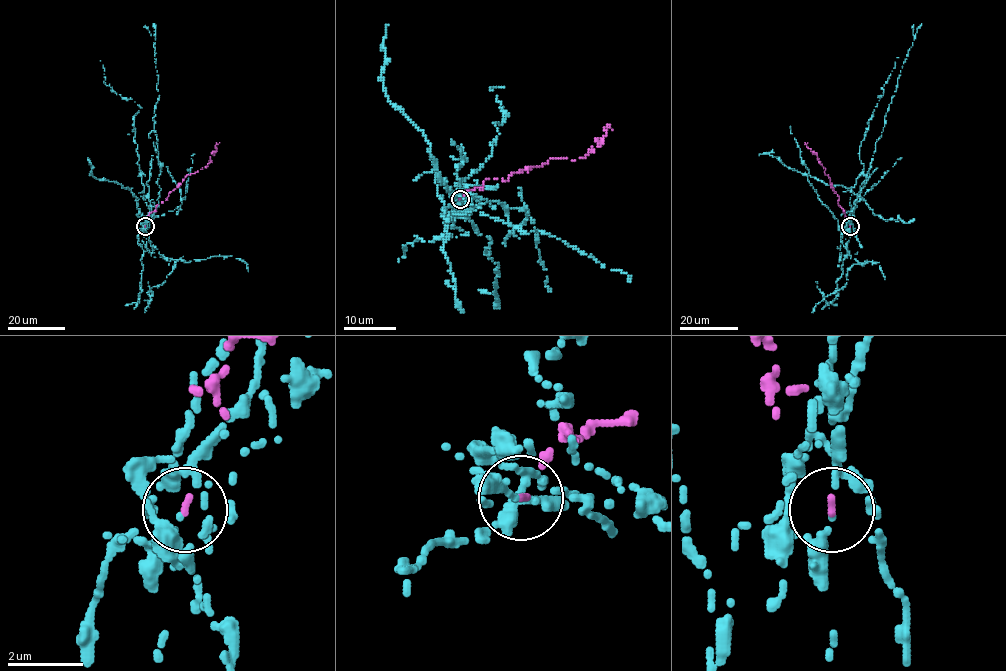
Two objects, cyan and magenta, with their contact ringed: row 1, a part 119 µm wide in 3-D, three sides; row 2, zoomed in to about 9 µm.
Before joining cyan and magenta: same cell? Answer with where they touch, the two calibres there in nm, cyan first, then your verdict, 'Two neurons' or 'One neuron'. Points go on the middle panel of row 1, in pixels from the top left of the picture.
Place: (460, 199). Thickness 110 nm (cyan) against 110 nm. Two neurons

